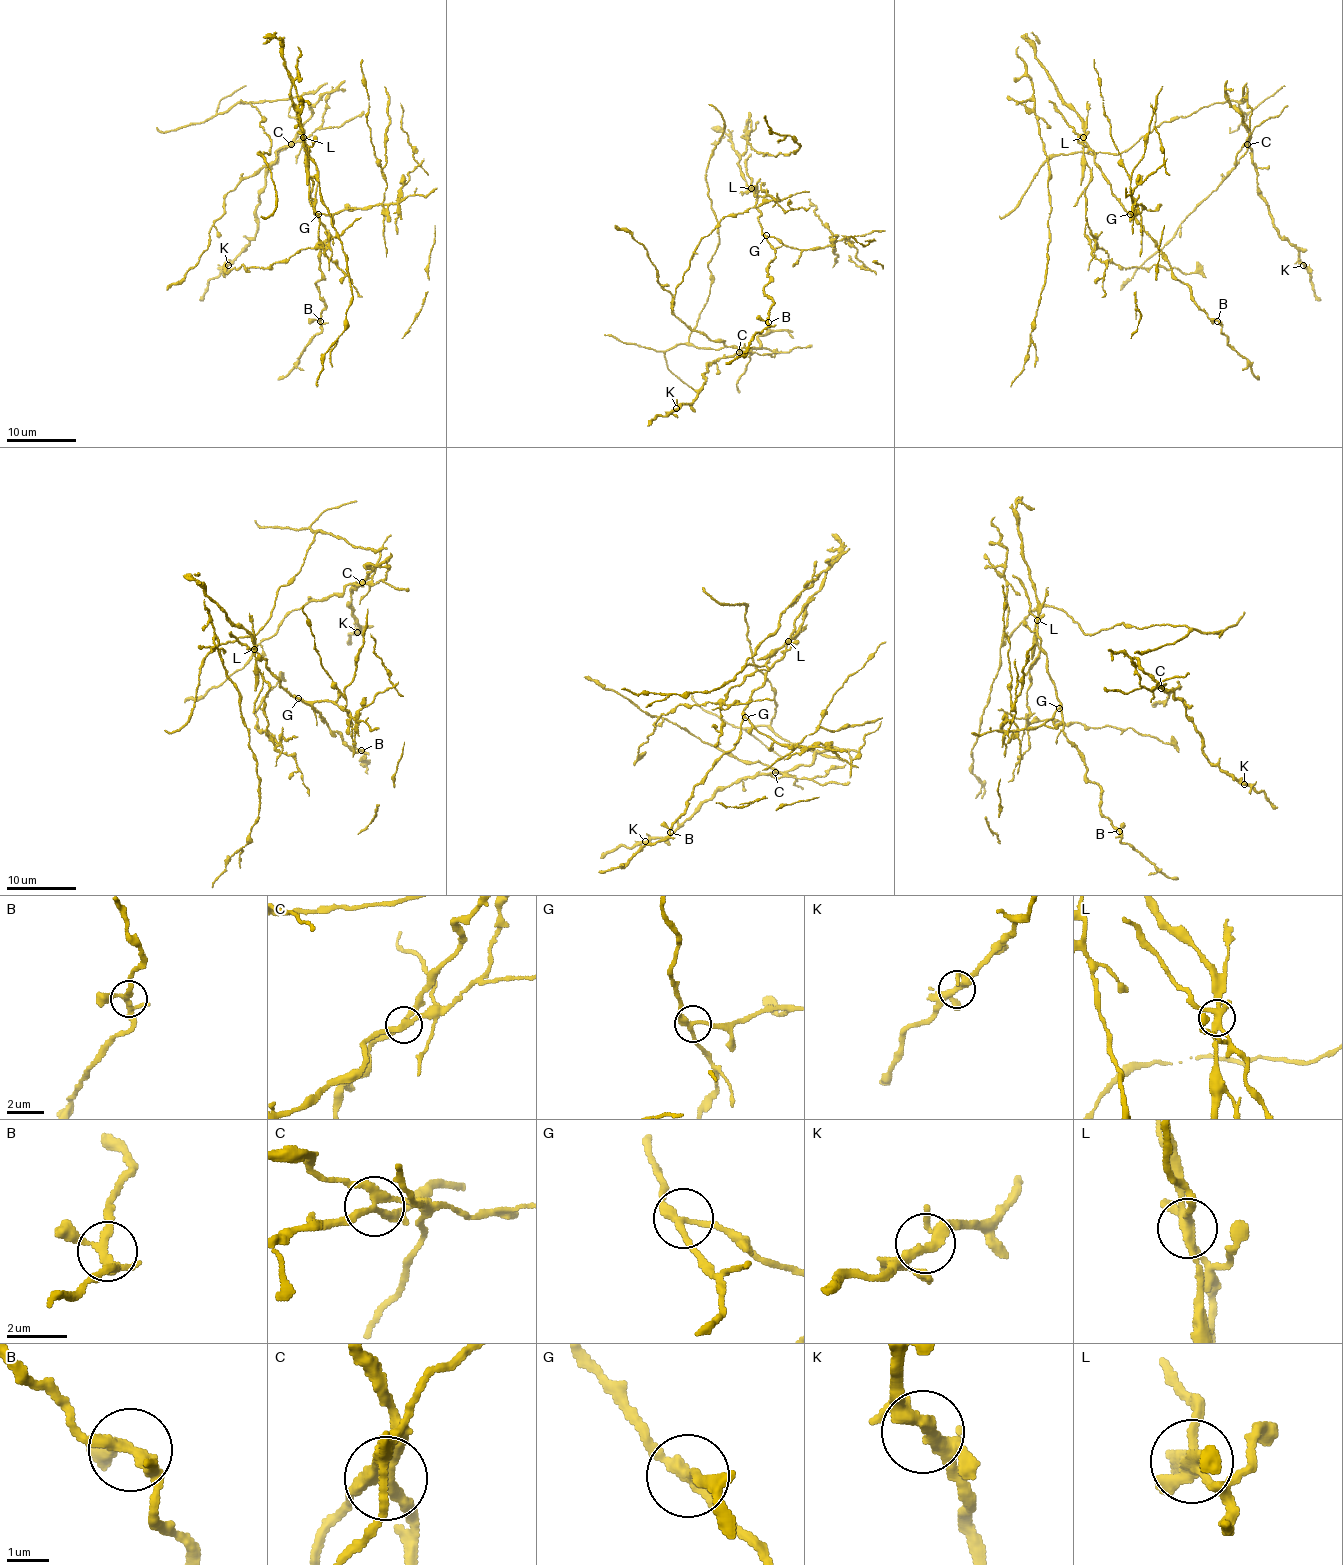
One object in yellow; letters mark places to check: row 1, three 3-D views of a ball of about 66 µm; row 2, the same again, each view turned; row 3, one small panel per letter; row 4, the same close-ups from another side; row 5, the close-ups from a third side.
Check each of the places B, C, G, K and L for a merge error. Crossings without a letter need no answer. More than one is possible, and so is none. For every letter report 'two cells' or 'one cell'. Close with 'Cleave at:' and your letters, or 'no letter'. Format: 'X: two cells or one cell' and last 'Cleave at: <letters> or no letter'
B: one cell
C: two cells
G: two cells
K: one cell
L: two cells
Cleave at: C, G, L

